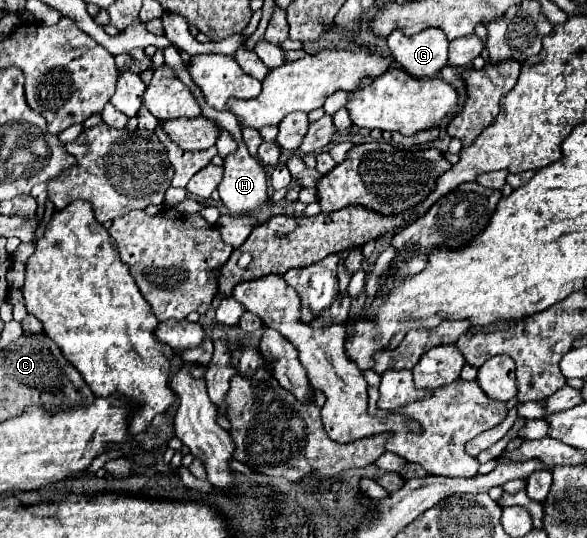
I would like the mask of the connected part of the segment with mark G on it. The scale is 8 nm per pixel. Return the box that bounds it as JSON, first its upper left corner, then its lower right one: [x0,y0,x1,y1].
[388,29,450,77]

